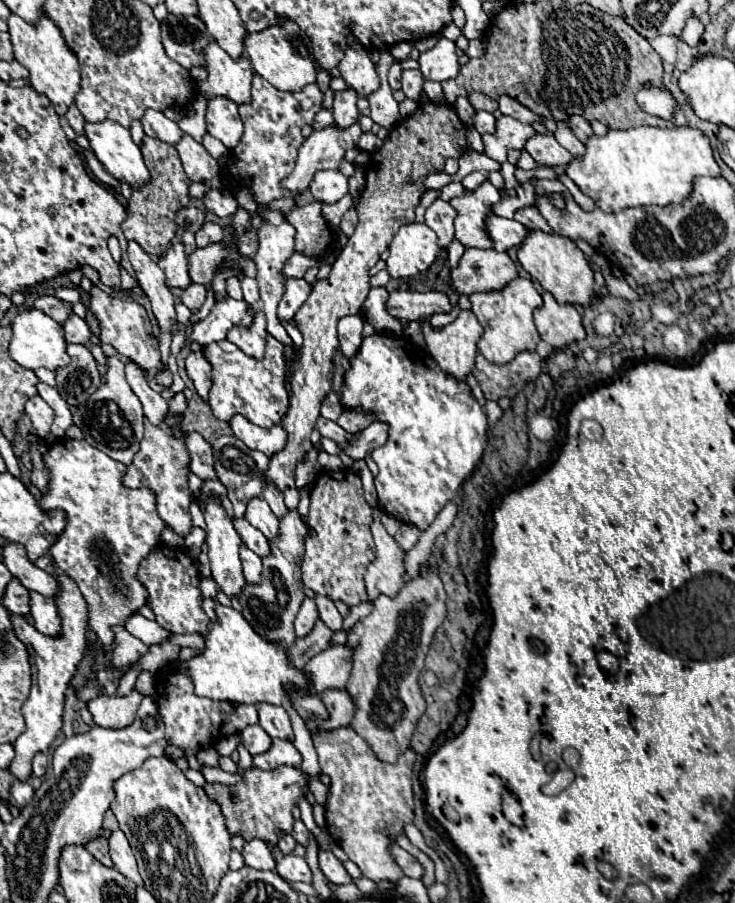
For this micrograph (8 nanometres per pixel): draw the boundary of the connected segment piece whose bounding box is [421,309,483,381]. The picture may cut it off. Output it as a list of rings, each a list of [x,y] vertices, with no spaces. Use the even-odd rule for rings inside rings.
[[[465,309],[459,311],[459,315],[455,317],[453,323],[443,325],[441,329],[435,329],[429,321],[421,323],[421,333],[425,337],[427,351],[431,353],[431,357],[439,363],[439,367],[445,373],[449,373],[449,375],[453,375],[461,381],[465,381],[465,377],[473,369],[473,363],[475,363],[475,357],[477,357],[477,339],[481,337],[481,331],[483,331],[483,327],[479,325],[477,317],[471,311],[465,311]]]

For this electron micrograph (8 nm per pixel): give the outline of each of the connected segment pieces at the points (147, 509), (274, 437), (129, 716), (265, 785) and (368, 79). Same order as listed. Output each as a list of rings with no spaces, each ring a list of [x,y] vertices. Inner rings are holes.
[[[59,439],[53,443],[47,453],[43,455],[45,469],[49,471],[49,483],[47,491],[41,495],[39,503],[43,511],[61,509],[65,513],[65,529],[57,535],[55,543],[51,545],[51,555],[55,565],[67,573],[77,585],[79,591],[87,603],[87,623],[101,639],[103,647],[109,649],[113,645],[113,625],[123,625],[125,619],[141,605],[145,605],[145,587],[135,579],[139,561],[149,555],[149,551],[157,549],[161,545],[161,531],[165,525],[161,523],[151,491],[129,491],[123,487],[121,477],[125,473],[125,465],[111,459],[103,451],[91,447],[85,439],[73,441],[73,439]]]
[[[233,415],[229,425],[231,425],[231,431],[237,439],[241,439],[249,449],[261,451],[267,457],[275,455],[277,451],[281,451],[285,447],[287,435],[279,425],[263,429],[263,427],[249,423],[243,415]]]
[[[135,689],[125,695],[125,697],[109,697],[109,695],[99,695],[87,703],[95,725],[99,727],[109,727],[109,729],[121,729],[133,723],[137,707],[141,703],[143,695],[137,693]]]
[[[281,765],[271,771],[263,771],[251,767],[241,773],[241,781],[235,785],[221,785],[221,783],[205,783],[203,789],[211,801],[221,807],[225,817],[225,825],[231,835],[241,835],[245,841],[261,839],[267,845],[279,843],[279,831],[291,833],[293,831],[293,815],[291,809],[297,805],[299,795],[303,793],[305,775],[297,767]]]
[[[347,35],[345,55],[339,63],[339,71],[347,81],[347,87],[353,87],[359,97],[367,97],[379,87],[375,63],[371,61],[369,51],[353,35]]]

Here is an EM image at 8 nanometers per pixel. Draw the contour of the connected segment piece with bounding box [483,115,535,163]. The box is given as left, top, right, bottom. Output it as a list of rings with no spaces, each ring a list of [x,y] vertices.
[[[501,115],[495,123],[495,133],[483,135],[485,155],[491,159],[505,163],[509,149],[521,149],[529,137],[533,137],[535,131],[531,125],[525,125],[513,117]]]

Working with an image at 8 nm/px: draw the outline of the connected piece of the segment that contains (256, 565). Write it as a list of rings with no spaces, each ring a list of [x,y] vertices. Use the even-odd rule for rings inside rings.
[[[241,545],[241,561],[243,561],[243,573],[247,583],[257,583],[261,575],[261,557],[257,557],[253,551]]]

